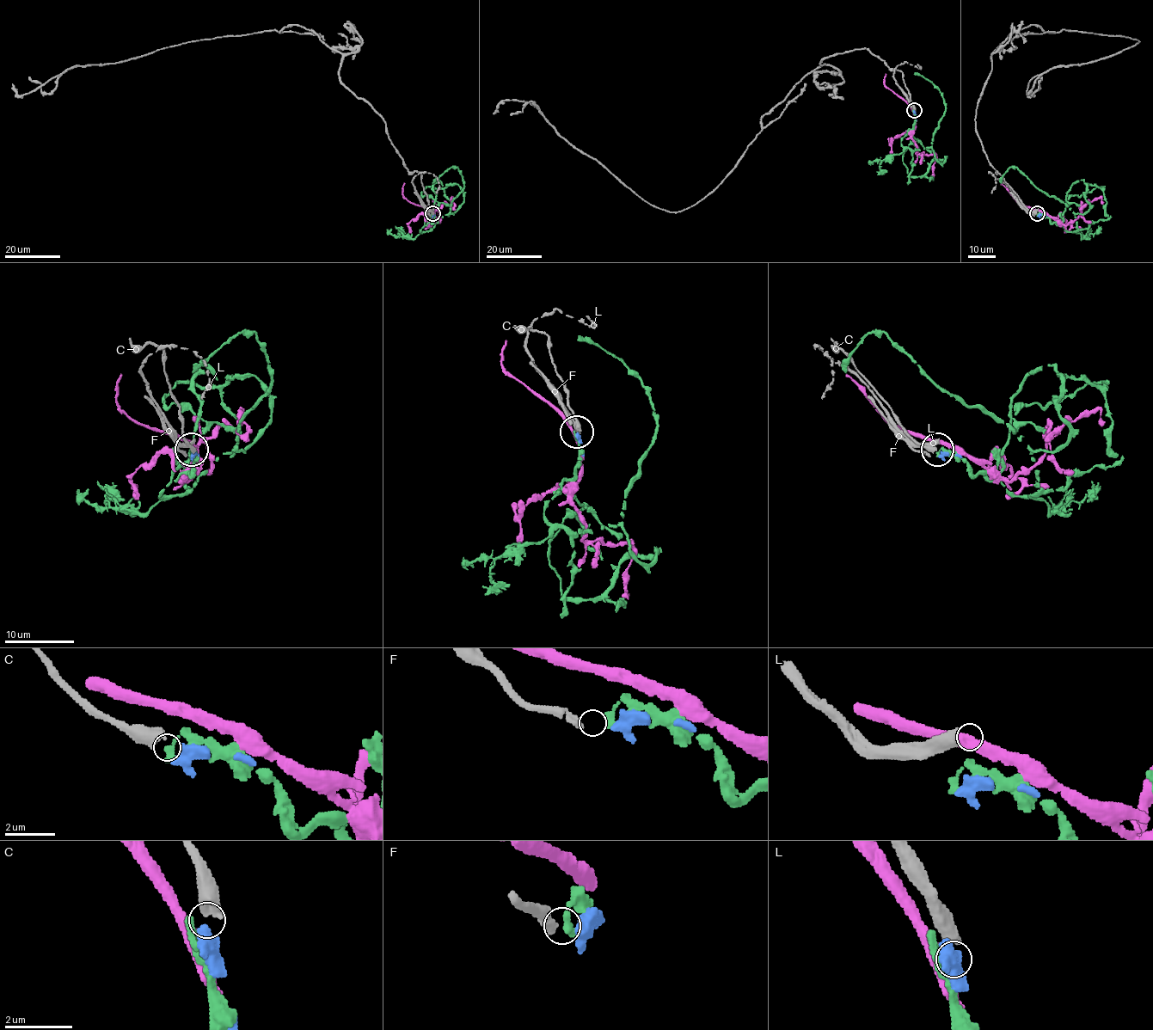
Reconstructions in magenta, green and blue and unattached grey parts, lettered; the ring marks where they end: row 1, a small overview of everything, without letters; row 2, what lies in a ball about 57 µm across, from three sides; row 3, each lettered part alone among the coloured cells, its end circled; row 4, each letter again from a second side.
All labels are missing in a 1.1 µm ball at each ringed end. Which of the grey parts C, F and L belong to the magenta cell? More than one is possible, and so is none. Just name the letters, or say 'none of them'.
none of them

